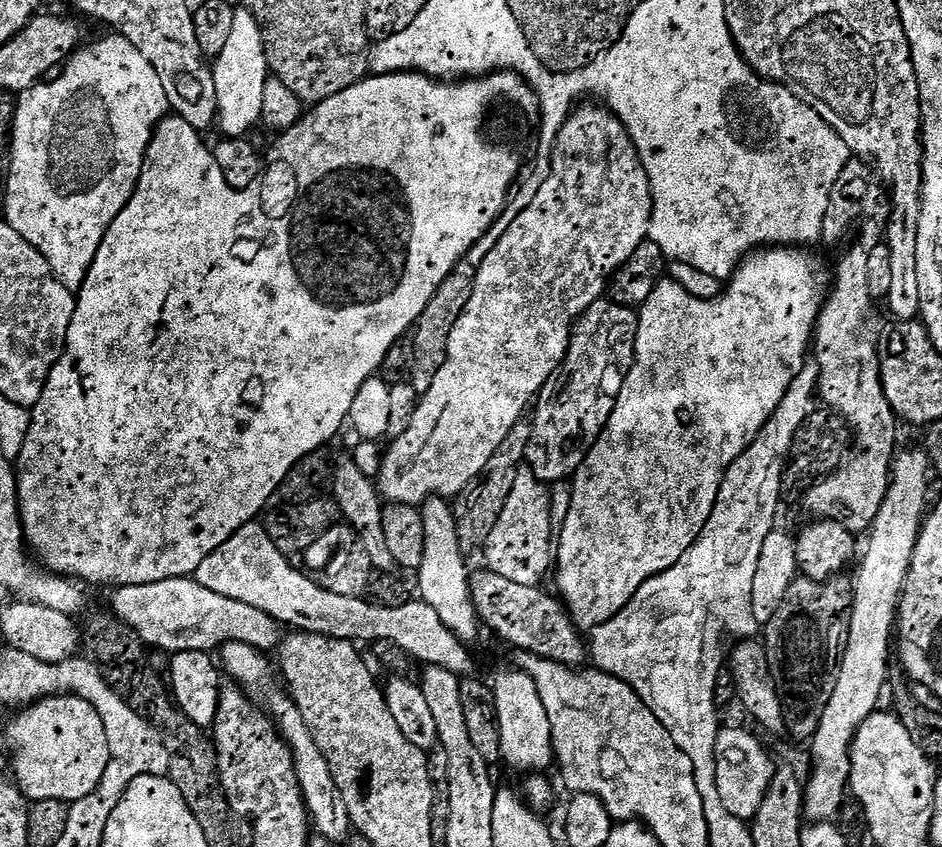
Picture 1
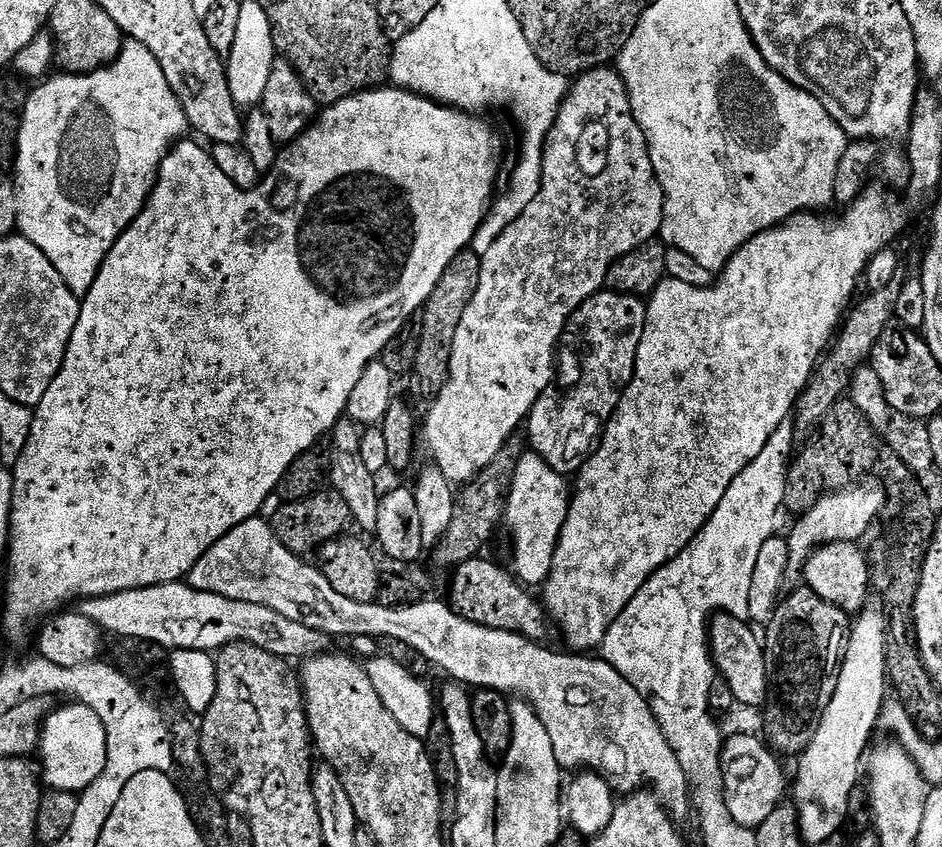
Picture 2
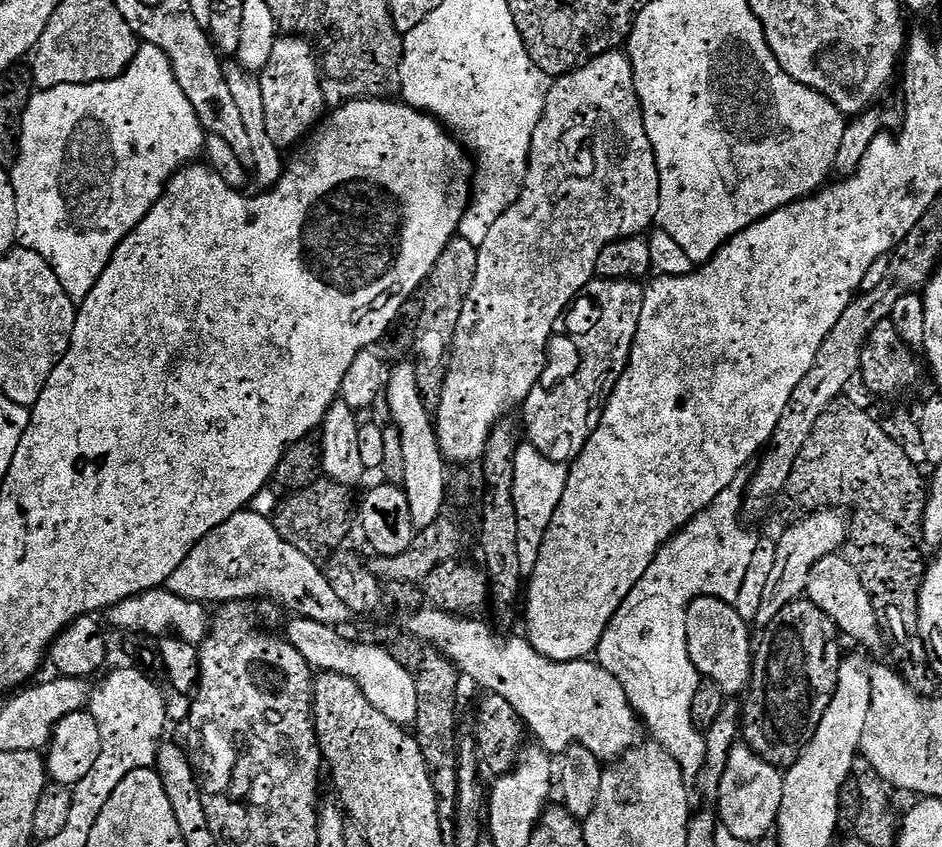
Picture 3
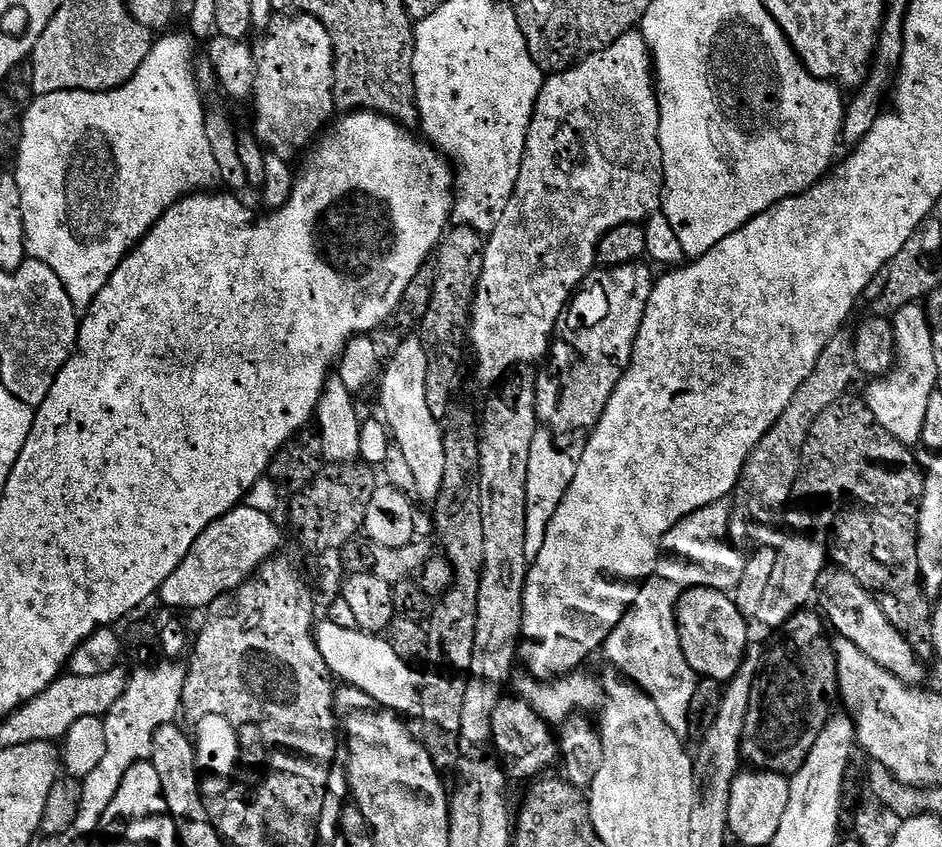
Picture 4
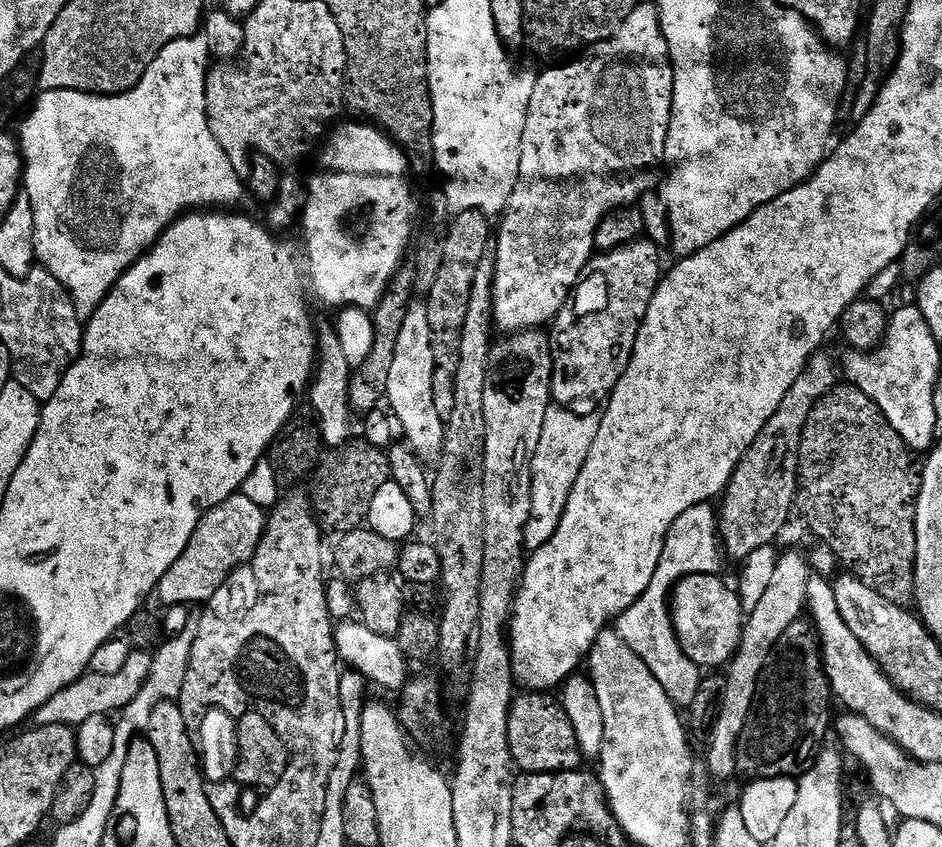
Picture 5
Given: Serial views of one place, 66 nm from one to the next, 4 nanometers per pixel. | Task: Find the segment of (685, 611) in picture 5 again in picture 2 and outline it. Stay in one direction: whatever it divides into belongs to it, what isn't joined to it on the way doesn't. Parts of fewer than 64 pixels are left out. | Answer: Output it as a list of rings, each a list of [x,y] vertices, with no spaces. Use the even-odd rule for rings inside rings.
[[[728,612],[715,613],[709,623],[709,651],[717,673],[730,686],[736,703],[759,709],[767,703],[770,685],[766,674],[764,645],[759,633],[747,621]]]

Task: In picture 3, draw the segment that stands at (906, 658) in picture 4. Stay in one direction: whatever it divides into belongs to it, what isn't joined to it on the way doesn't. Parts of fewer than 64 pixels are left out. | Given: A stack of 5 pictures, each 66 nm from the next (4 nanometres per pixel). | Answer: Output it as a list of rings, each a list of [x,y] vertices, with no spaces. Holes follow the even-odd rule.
[[[837,554],[822,558],[822,562],[818,562],[818,566],[814,566],[806,596],[807,599],[813,600],[822,611],[830,614],[836,627],[847,639],[849,636],[850,639],[857,640],[860,644],[879,642],[882,620],[878,615],[878,605],[866,590],[860,577],[859,568],[849,557],[847,560],[844,554]],[[876,612],[878,617],[876,617]]]

